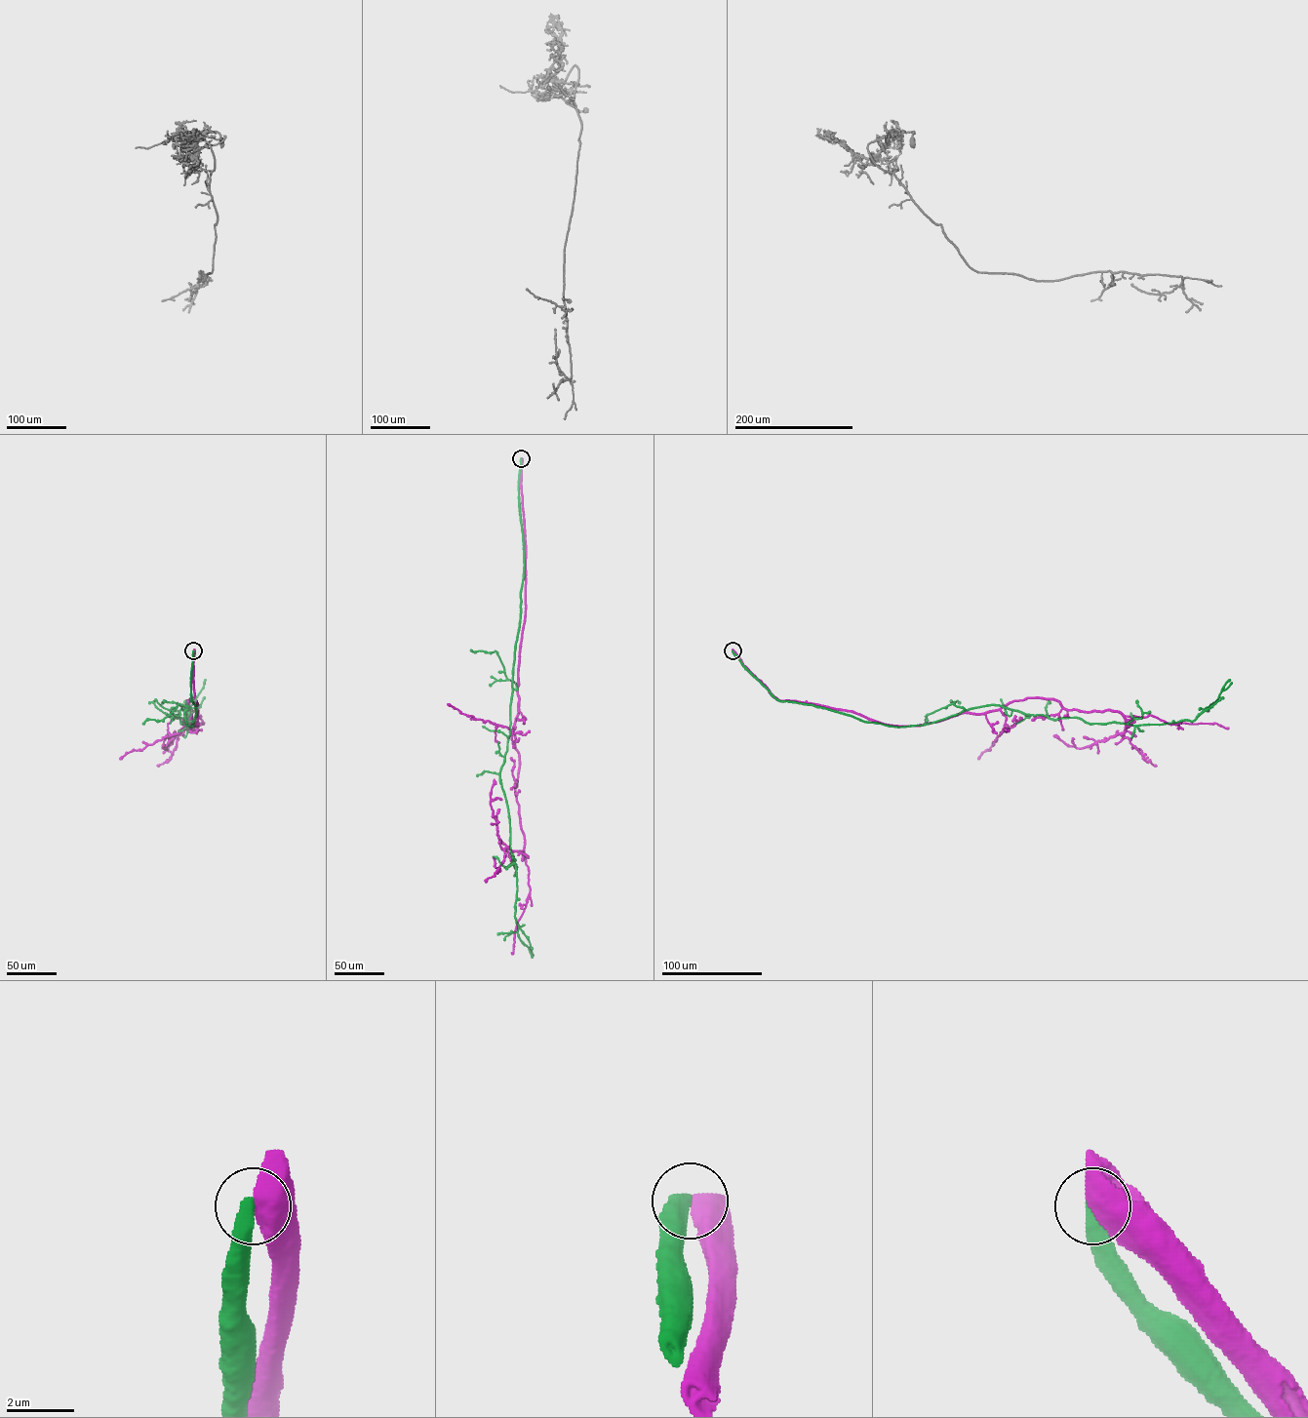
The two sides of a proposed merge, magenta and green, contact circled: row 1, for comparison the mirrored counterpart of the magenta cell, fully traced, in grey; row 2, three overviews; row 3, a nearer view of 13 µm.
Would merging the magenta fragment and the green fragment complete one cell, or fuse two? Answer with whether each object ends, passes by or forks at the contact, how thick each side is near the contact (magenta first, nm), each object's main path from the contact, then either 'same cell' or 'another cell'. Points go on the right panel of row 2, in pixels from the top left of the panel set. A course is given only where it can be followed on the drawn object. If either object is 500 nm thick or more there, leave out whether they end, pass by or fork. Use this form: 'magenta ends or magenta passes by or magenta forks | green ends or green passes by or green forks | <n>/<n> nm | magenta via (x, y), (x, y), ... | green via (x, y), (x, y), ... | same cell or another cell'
700/420 nm | magenta via (733, 650), (777, 699), (852, 710), (890, 725), (922, 725), (1041, 697), (1056, 699), (1067, 709), (1228, 728) | green via (733, 650), (779, 700), (898, 727), (990, 705), (1090, 723), (1192, 721), (1230, 680) | another cell

